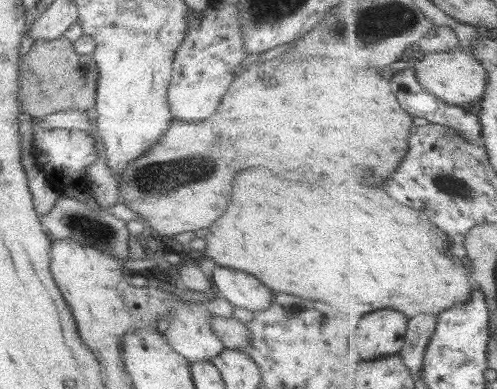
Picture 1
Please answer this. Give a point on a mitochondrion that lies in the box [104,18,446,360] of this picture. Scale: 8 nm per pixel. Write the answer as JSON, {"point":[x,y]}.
{"point":[155,179]}

